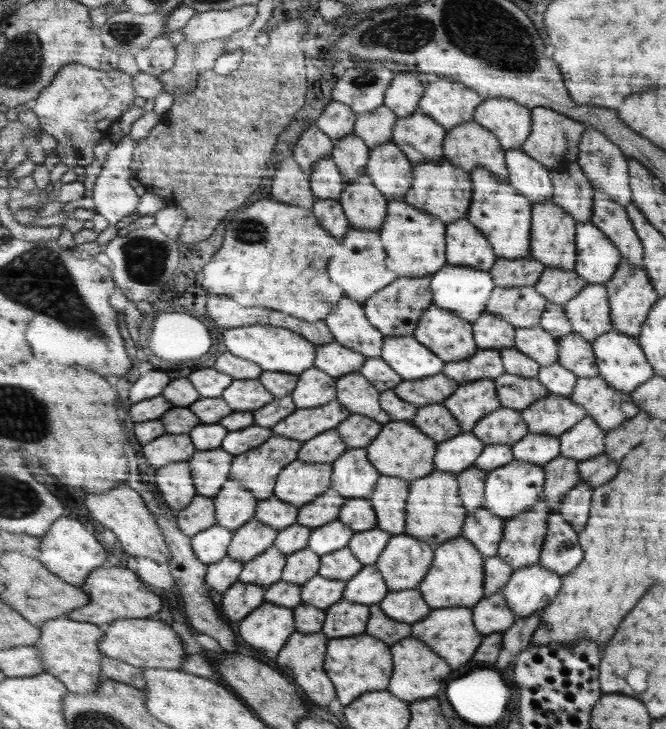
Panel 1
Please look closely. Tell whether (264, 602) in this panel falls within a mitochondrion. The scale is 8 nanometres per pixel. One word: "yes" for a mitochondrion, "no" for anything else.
no

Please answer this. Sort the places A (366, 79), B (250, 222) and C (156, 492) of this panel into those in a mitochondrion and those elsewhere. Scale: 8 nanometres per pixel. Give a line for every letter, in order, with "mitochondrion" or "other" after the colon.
A: mitochondrion
B: mitochondrion
C: other

